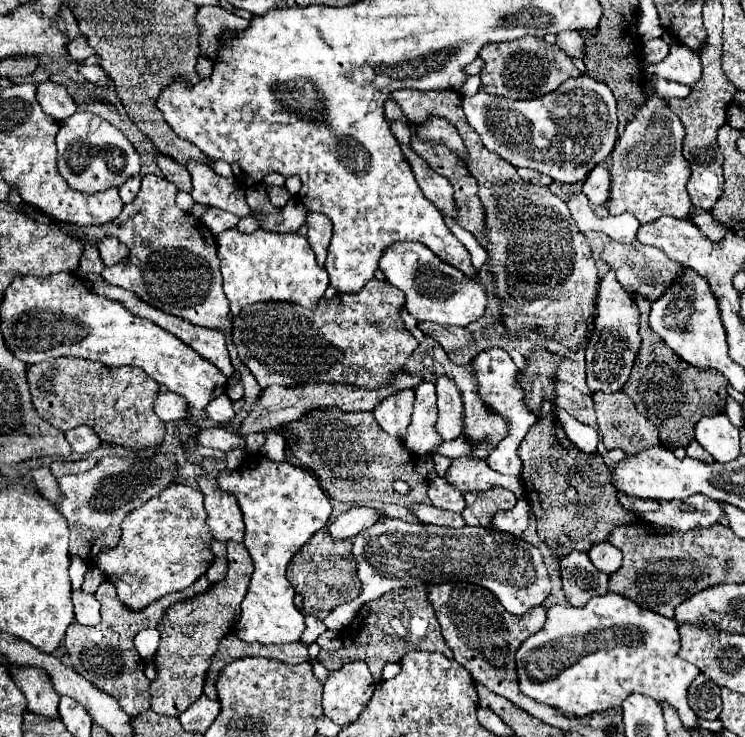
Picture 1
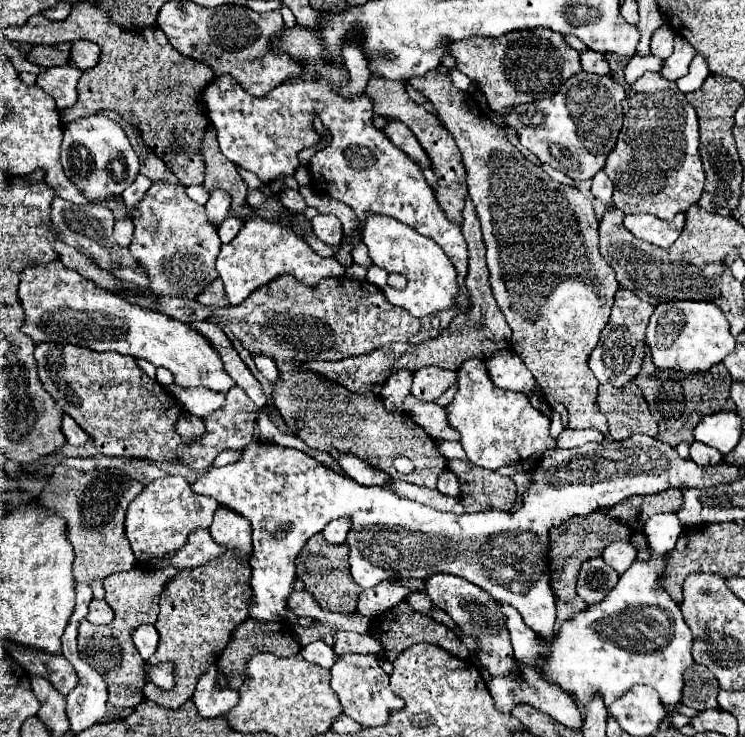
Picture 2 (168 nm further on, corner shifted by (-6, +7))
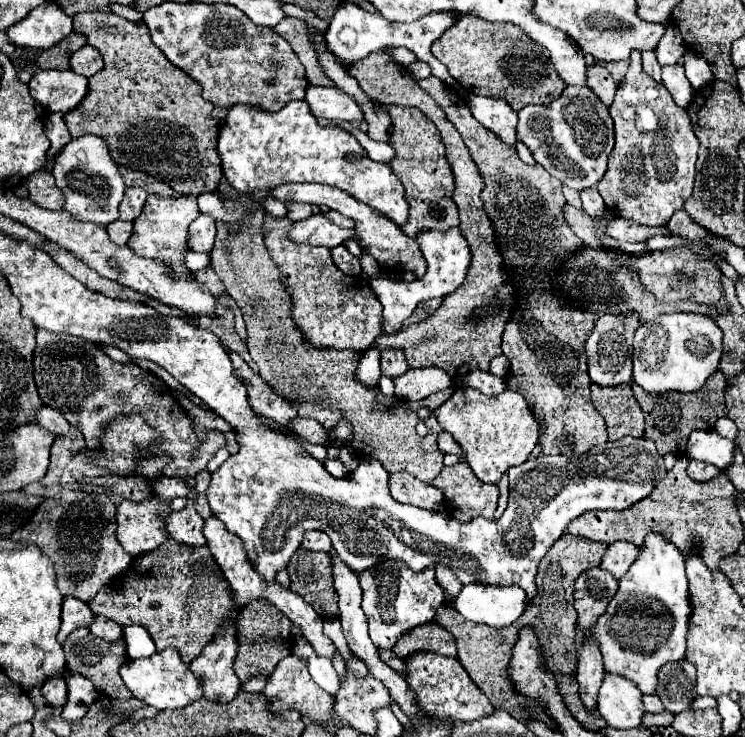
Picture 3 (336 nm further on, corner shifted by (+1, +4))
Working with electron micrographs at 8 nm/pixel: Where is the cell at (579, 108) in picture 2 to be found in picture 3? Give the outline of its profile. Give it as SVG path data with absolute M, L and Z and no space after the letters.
M567 86L561 98L547 106L525 106L519 112L517 136L549 174L579 192L599 184L615 144L609 108L587 86Z

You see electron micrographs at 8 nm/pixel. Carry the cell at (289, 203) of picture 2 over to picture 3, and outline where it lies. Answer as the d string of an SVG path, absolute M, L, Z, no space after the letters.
M287 204L287 208L289 208L289 218L293 220L293 222L297 222L297 220L305 220L305 218L309 218L311 216L311 206L309 204Z

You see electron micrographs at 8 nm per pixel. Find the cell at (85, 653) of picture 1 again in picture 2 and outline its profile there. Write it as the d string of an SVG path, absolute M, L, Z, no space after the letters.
M166 567L158 571L144 573L140 569L130 569L126 573L114 573L104 579L104 589L106 589L106 603L110 607L116 607L116 617L110 625L94 625L86 619L80 621L78 627L78 651L80 659L92 665L108 685L108 701L114 707L130 707L134 709L138 703L144 701L144 667L146 661L138 655L138 649L132 643L132 631L138 625L144 623L156 623L158 617L158 601L170 579L178 569Z

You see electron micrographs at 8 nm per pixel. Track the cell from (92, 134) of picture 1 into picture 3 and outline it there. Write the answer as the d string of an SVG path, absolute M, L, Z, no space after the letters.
M85 134L83 138L73 138L65 148L61 148L61 152L55 156L53 176L65 198L63 210L73 218L99 226L107 226L119 218L119 202L125 194L125 184L117 164L109 156L109 150L99 136Z

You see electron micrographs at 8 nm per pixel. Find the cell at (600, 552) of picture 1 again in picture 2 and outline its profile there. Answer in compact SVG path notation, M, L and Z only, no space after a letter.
M618 541L618 543L610 543L604 551L602 551L602 559L606 561L606 565L610 565L618 575L622 575L636 559L636 549L630 543Z

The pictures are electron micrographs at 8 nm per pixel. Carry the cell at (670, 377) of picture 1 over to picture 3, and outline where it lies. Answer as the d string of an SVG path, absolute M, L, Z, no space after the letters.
M719 370L711 378L707 378L705 386L699 392L693 392L693 394L681 394L681 392L647 394L637 384L633 384L633 394L645 414L643 438L653 440L657 446L657 452L661 456L665 456L669 452L675 456L683 456L685 448L687 448L687 438L693 430L711 430L721 416L727 416L725 388L727 388L725 376Z

